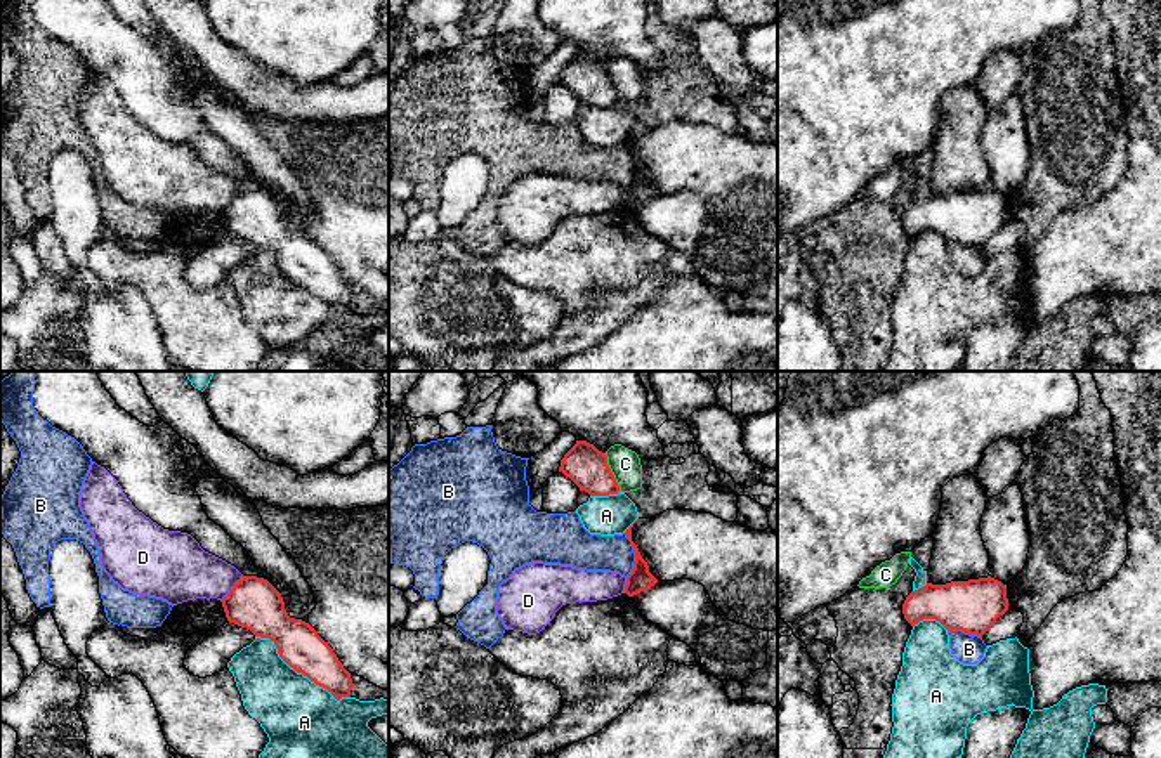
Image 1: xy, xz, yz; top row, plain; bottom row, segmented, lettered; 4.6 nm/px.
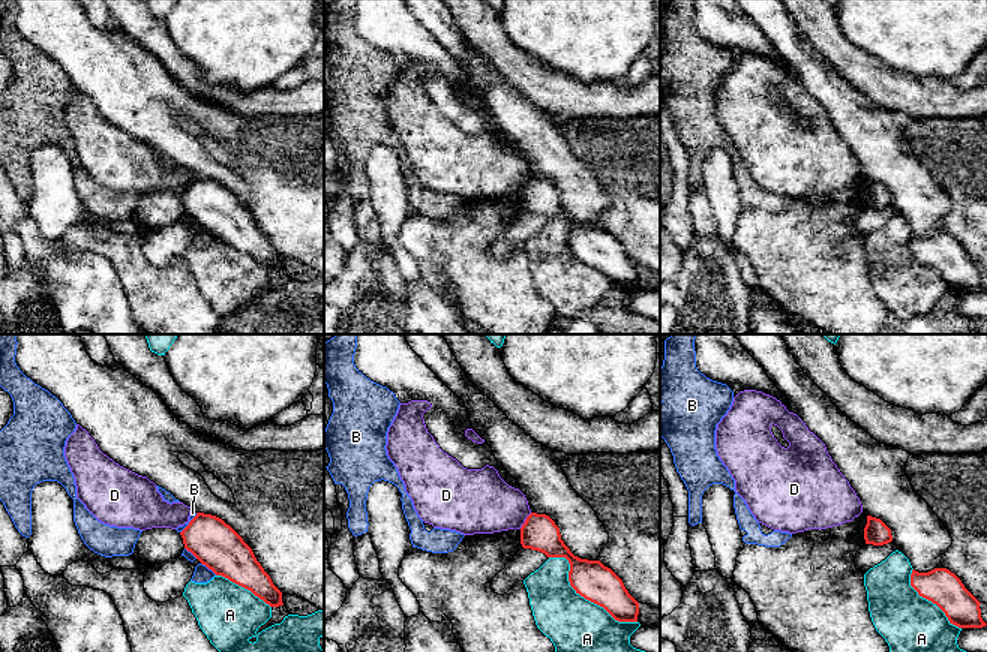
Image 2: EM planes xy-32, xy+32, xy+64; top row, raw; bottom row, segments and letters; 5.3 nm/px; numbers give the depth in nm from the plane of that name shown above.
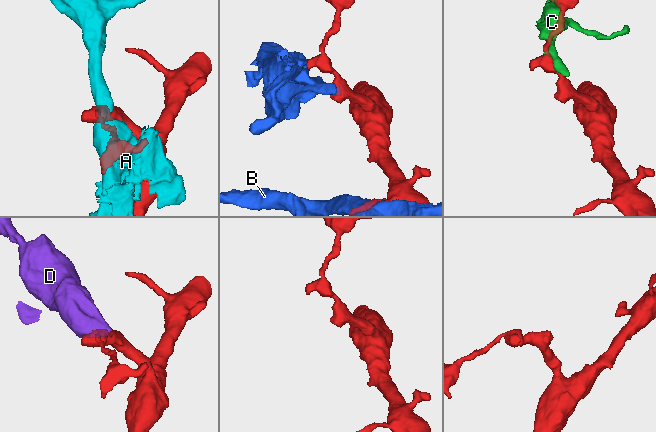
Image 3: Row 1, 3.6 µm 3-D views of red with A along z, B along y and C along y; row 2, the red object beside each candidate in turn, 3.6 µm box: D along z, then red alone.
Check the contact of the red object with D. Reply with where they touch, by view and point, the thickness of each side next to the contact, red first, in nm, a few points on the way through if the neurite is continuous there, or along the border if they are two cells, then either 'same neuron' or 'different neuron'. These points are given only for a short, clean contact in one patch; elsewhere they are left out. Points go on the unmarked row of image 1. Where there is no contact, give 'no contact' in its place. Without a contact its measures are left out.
xy (233, 200) | 240/280 nm | along xy (243, 188), (221, 212) | different neuron

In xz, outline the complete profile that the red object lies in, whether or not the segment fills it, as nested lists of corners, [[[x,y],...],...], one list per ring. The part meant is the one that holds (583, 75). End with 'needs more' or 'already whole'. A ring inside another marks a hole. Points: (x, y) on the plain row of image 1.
[[[587,52],[576,56],[561,71],[559,83],[590,108],[618,106],[620,97],[607,76],[606,64]]]; already whole

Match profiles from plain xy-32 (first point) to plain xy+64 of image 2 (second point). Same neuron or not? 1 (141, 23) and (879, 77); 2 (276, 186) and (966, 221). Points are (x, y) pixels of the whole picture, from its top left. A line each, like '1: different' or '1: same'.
1: same
2: same

